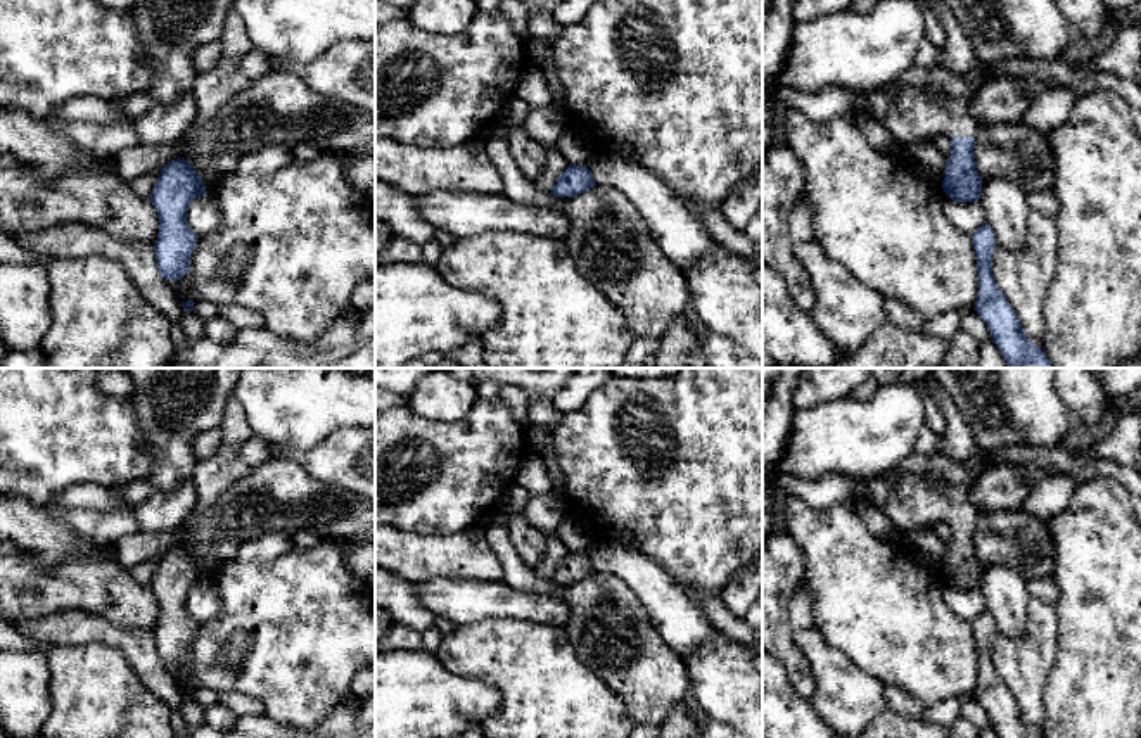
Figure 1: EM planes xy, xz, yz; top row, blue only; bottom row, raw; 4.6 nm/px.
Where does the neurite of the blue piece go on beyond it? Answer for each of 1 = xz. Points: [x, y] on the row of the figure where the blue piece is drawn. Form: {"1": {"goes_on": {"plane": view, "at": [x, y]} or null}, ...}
{"1": {"goes_on": {"plane": "xz", "at": [555, 165]}}}

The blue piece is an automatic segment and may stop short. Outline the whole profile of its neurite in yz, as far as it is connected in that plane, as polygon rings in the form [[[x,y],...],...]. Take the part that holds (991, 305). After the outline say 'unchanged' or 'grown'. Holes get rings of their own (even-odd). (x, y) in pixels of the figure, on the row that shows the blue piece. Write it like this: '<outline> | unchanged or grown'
[[[985,221],[973,235],[977,252],[978,297],[977,315],[985,321],[1010,368],[1053,368],[1044,351],[1030,342],[1006,296],[999,290],[992,275],[992,252],[996,239]]] | unchanged

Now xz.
[[[555,147],[548,150],[543,173],[531,180],[531,183],[536,188],[551,192],[557,197],[574,197],[596,185],[586,164],[569,164]]] | grown

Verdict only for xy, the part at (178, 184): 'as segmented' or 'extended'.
extended

